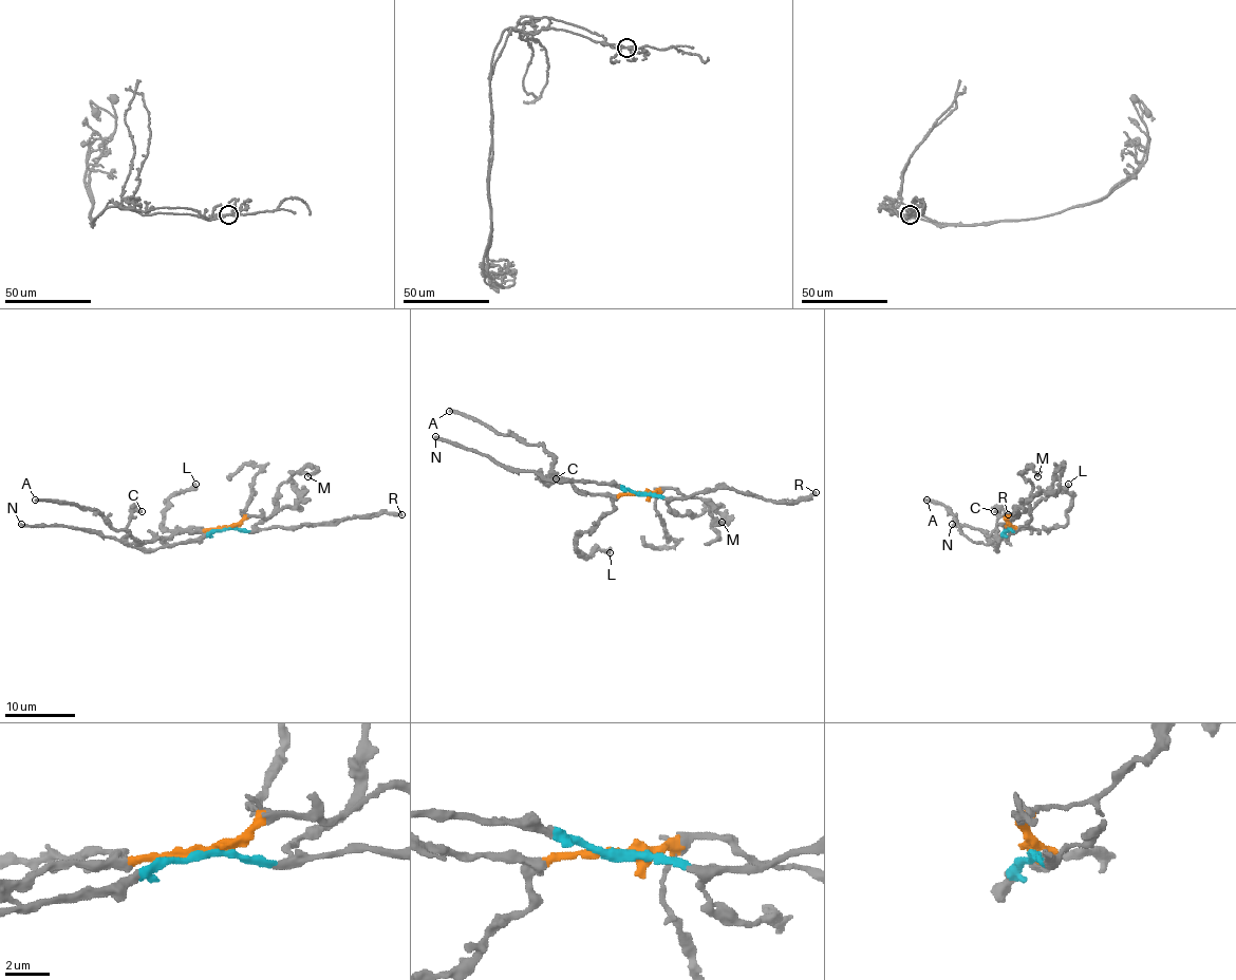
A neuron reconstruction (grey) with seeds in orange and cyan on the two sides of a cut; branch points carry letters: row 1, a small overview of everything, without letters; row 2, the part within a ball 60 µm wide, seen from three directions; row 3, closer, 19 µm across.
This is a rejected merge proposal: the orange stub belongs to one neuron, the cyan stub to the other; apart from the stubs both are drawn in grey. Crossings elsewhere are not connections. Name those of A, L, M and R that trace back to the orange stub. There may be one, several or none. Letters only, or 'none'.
A, L

